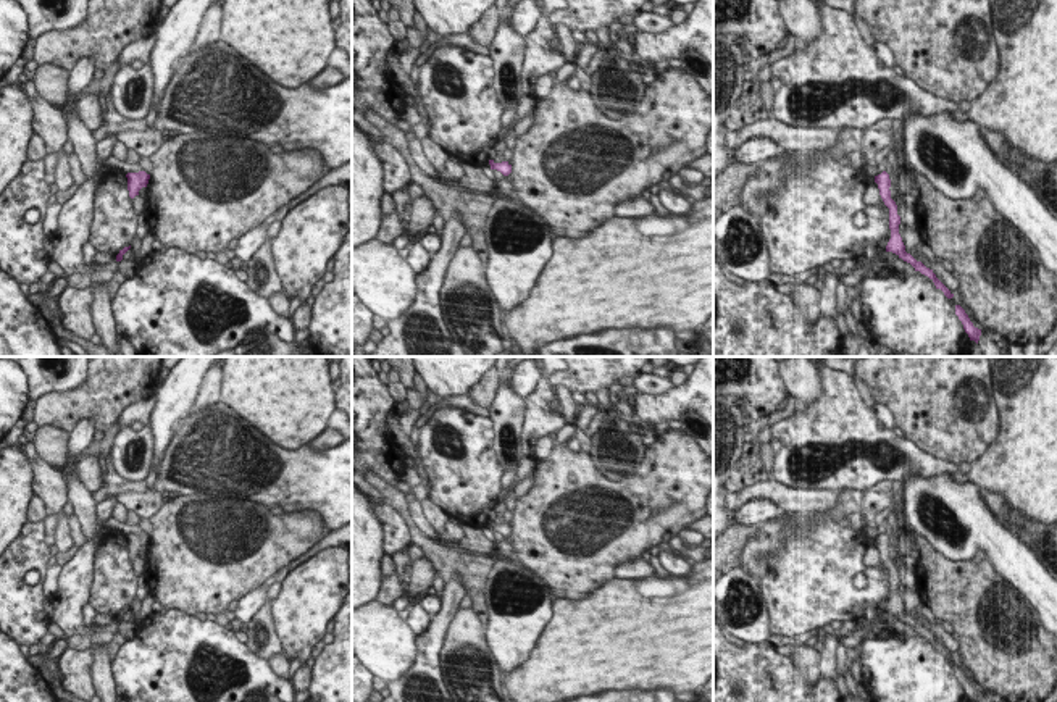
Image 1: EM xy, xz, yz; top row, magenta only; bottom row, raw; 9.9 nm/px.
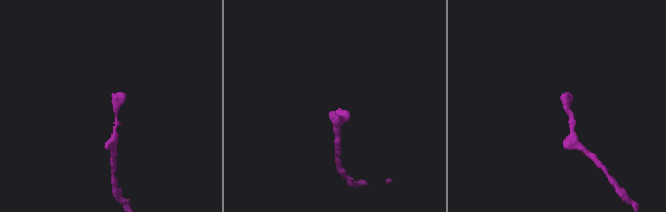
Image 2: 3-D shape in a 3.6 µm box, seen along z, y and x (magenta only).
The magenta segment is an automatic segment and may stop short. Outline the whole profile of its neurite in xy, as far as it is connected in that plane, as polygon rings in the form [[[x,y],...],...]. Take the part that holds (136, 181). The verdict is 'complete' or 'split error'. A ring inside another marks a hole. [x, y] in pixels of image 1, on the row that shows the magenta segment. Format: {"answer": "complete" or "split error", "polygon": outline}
{"answer": "complete", "polygon": [[[139,171],[139,173],[127,173],[126,178],[129,197],[134,198],[136,195],[139,195],[139,190],[142,187],[147,187],[150,174],[147,174],[145,171]]]}

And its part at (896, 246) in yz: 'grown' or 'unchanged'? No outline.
unchanged

